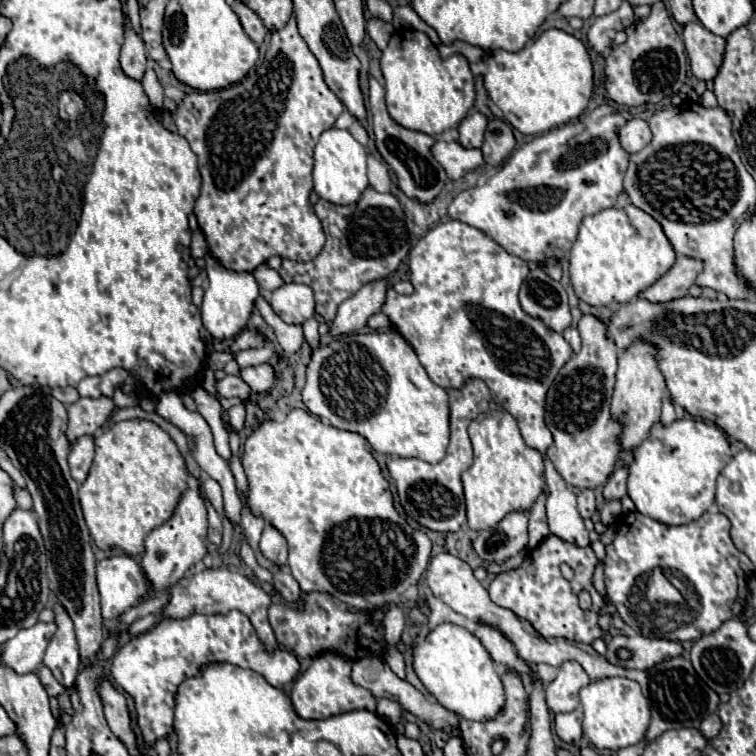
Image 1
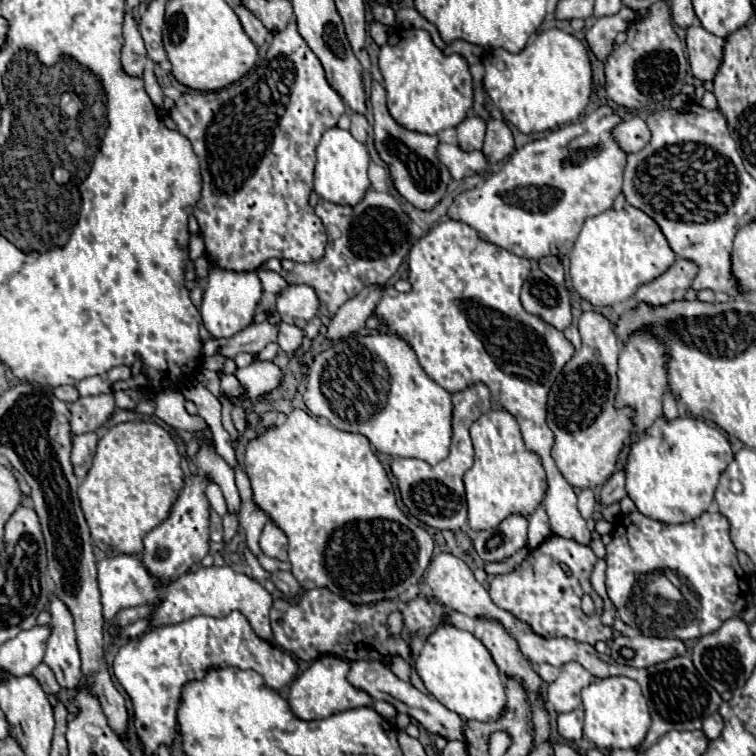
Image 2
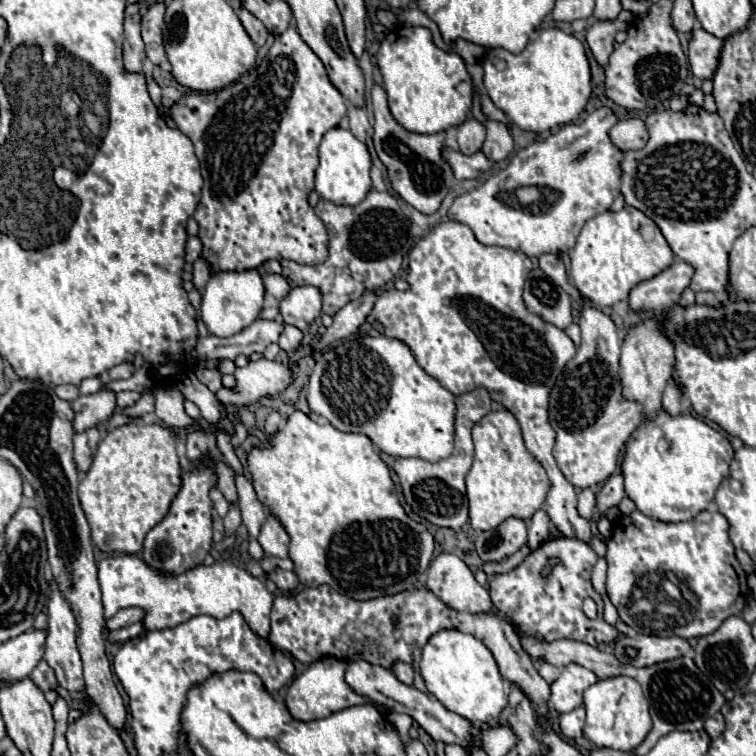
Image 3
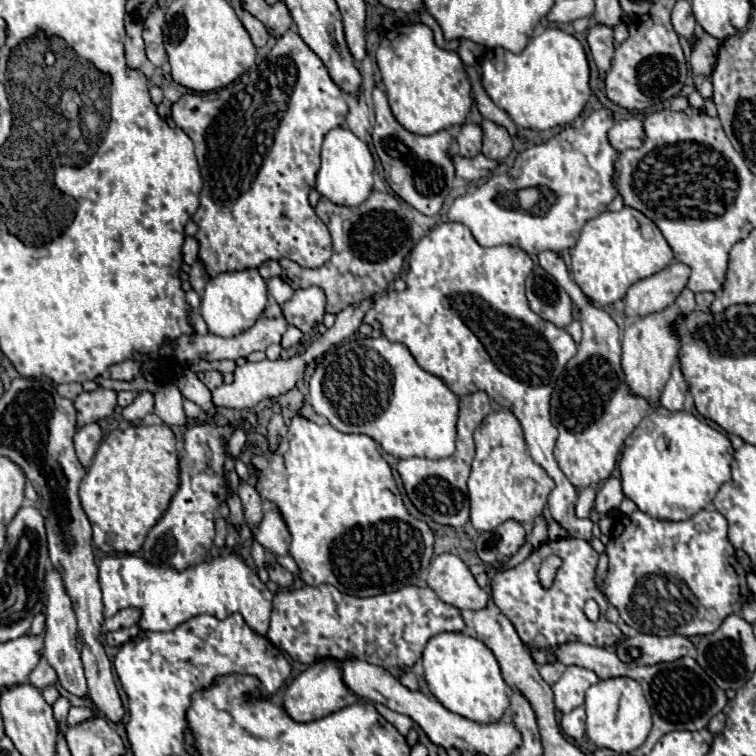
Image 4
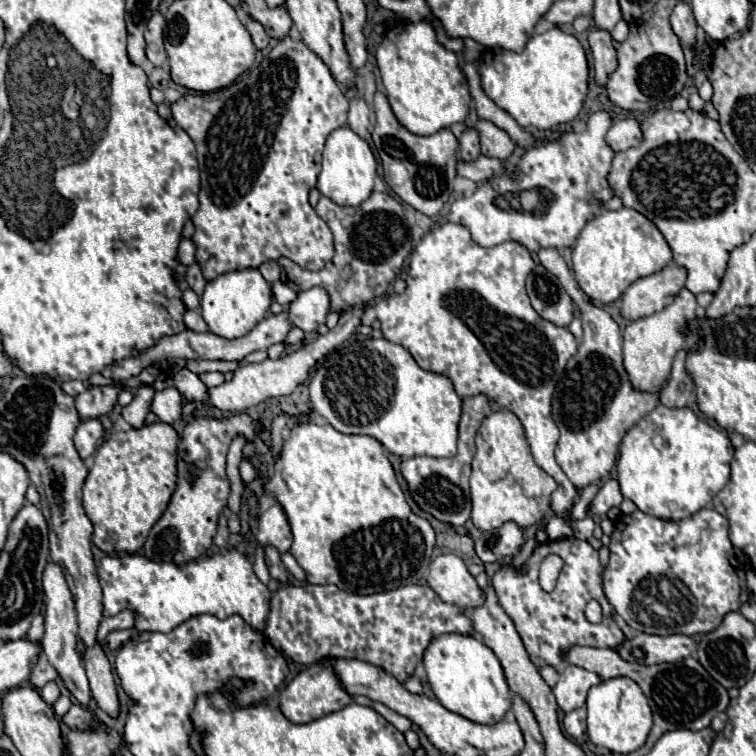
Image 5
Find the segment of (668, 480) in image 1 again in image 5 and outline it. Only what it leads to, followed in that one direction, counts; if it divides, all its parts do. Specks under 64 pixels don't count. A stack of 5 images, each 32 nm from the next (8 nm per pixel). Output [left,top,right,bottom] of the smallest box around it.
[618,406,734,520]

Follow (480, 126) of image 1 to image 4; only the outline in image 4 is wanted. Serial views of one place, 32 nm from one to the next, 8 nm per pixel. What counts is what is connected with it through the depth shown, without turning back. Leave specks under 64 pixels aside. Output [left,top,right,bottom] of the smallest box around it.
[458,124,482,158]

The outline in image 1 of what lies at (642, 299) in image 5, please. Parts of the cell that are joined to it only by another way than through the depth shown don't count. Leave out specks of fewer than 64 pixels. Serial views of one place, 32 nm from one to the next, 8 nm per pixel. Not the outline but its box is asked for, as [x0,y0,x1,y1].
[640,256,702,302]

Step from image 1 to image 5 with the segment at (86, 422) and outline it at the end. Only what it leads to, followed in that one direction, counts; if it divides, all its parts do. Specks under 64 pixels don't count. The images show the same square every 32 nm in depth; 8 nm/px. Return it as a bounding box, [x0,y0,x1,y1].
[76,386,120,422]

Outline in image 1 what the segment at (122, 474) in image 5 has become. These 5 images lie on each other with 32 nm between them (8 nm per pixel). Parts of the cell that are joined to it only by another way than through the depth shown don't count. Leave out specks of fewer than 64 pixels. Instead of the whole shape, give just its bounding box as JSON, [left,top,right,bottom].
[80,420,188,556]

